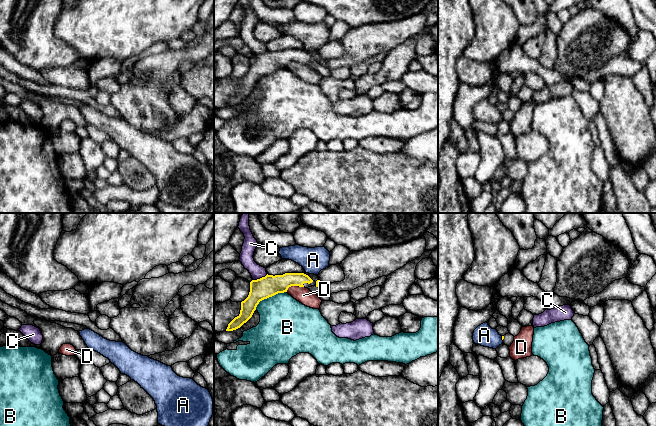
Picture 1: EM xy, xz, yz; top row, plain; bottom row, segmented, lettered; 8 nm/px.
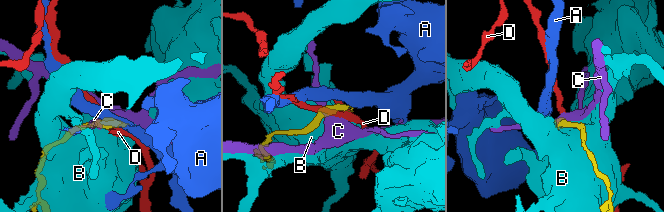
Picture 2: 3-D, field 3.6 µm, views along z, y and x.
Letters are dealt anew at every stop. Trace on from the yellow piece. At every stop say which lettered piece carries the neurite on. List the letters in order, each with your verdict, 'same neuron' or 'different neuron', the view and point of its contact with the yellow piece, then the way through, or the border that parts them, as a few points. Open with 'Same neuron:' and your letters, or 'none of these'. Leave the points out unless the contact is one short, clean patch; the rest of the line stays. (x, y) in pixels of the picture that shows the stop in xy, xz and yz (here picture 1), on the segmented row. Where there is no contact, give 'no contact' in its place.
Same neuron: none of these
A: different neuron; contact yz (502, 338); border yz (501, 336), (502, 340)
B: different neuron; contact xz (269, 296)
C: different neuron; contact xz (260, 278); border xz (267, 274), (253, 280)
D: different neuron; contact xz (294, 285); border xz (303, 286), (290, 286), (286, 291)

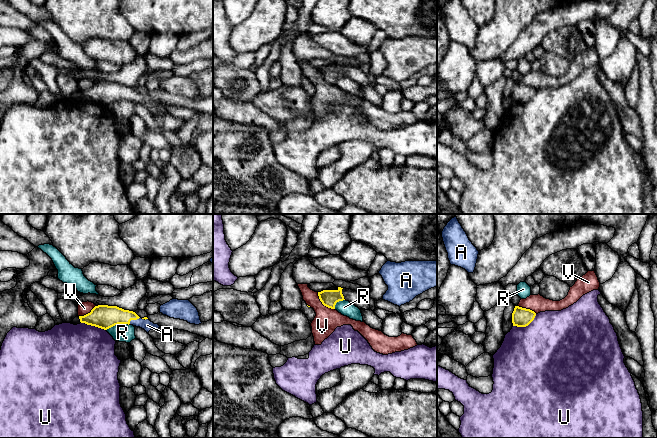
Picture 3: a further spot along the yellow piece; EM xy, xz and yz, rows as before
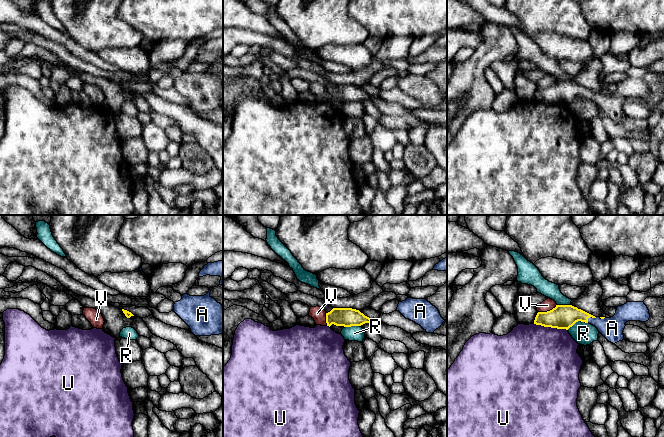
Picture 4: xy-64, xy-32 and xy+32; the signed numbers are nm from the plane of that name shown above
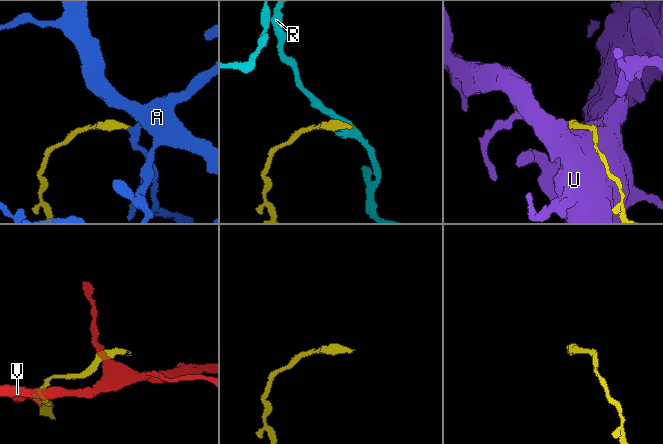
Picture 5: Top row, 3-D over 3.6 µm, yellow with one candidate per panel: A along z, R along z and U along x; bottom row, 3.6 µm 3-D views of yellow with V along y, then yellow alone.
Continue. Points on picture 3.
Same neuron: A
A: same neuron; contact xy (133, 319); way xy (102, 316), (125, 316), (133, 319), (147, 325)
R: different neuron; contact xy (117, 324); border xy (129, 323), (115, 324), (106, 330)
U: different neuron; contact yz (525, 326)
V: different neuron; contact xz (323, 304); border xz (317, 292), (319, 300), (324, 305), (334, 309)

